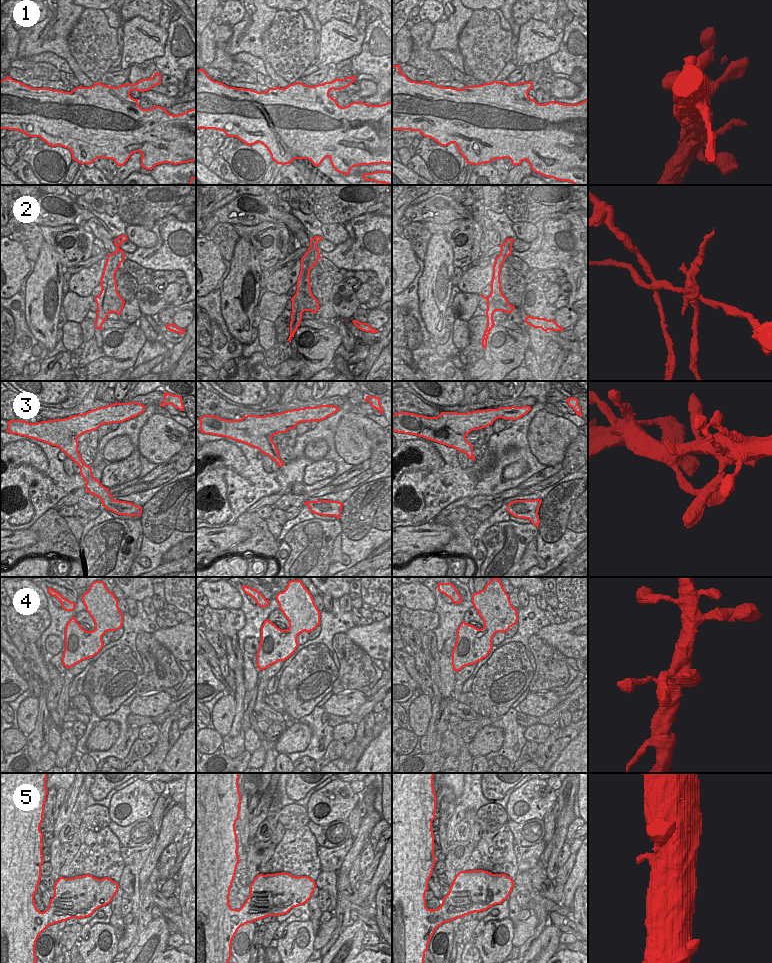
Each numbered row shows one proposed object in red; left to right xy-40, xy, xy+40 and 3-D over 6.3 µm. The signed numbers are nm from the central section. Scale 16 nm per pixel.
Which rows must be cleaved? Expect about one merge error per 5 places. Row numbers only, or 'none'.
2

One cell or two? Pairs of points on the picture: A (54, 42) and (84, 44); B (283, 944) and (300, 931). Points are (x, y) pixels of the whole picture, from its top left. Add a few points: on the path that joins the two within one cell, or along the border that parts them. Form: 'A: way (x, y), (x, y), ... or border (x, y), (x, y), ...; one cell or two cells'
A: border (77, 21), (68, 36), (68, 48), (77, 65); two cells
B: way (287, 944), (296, 935); one cell

